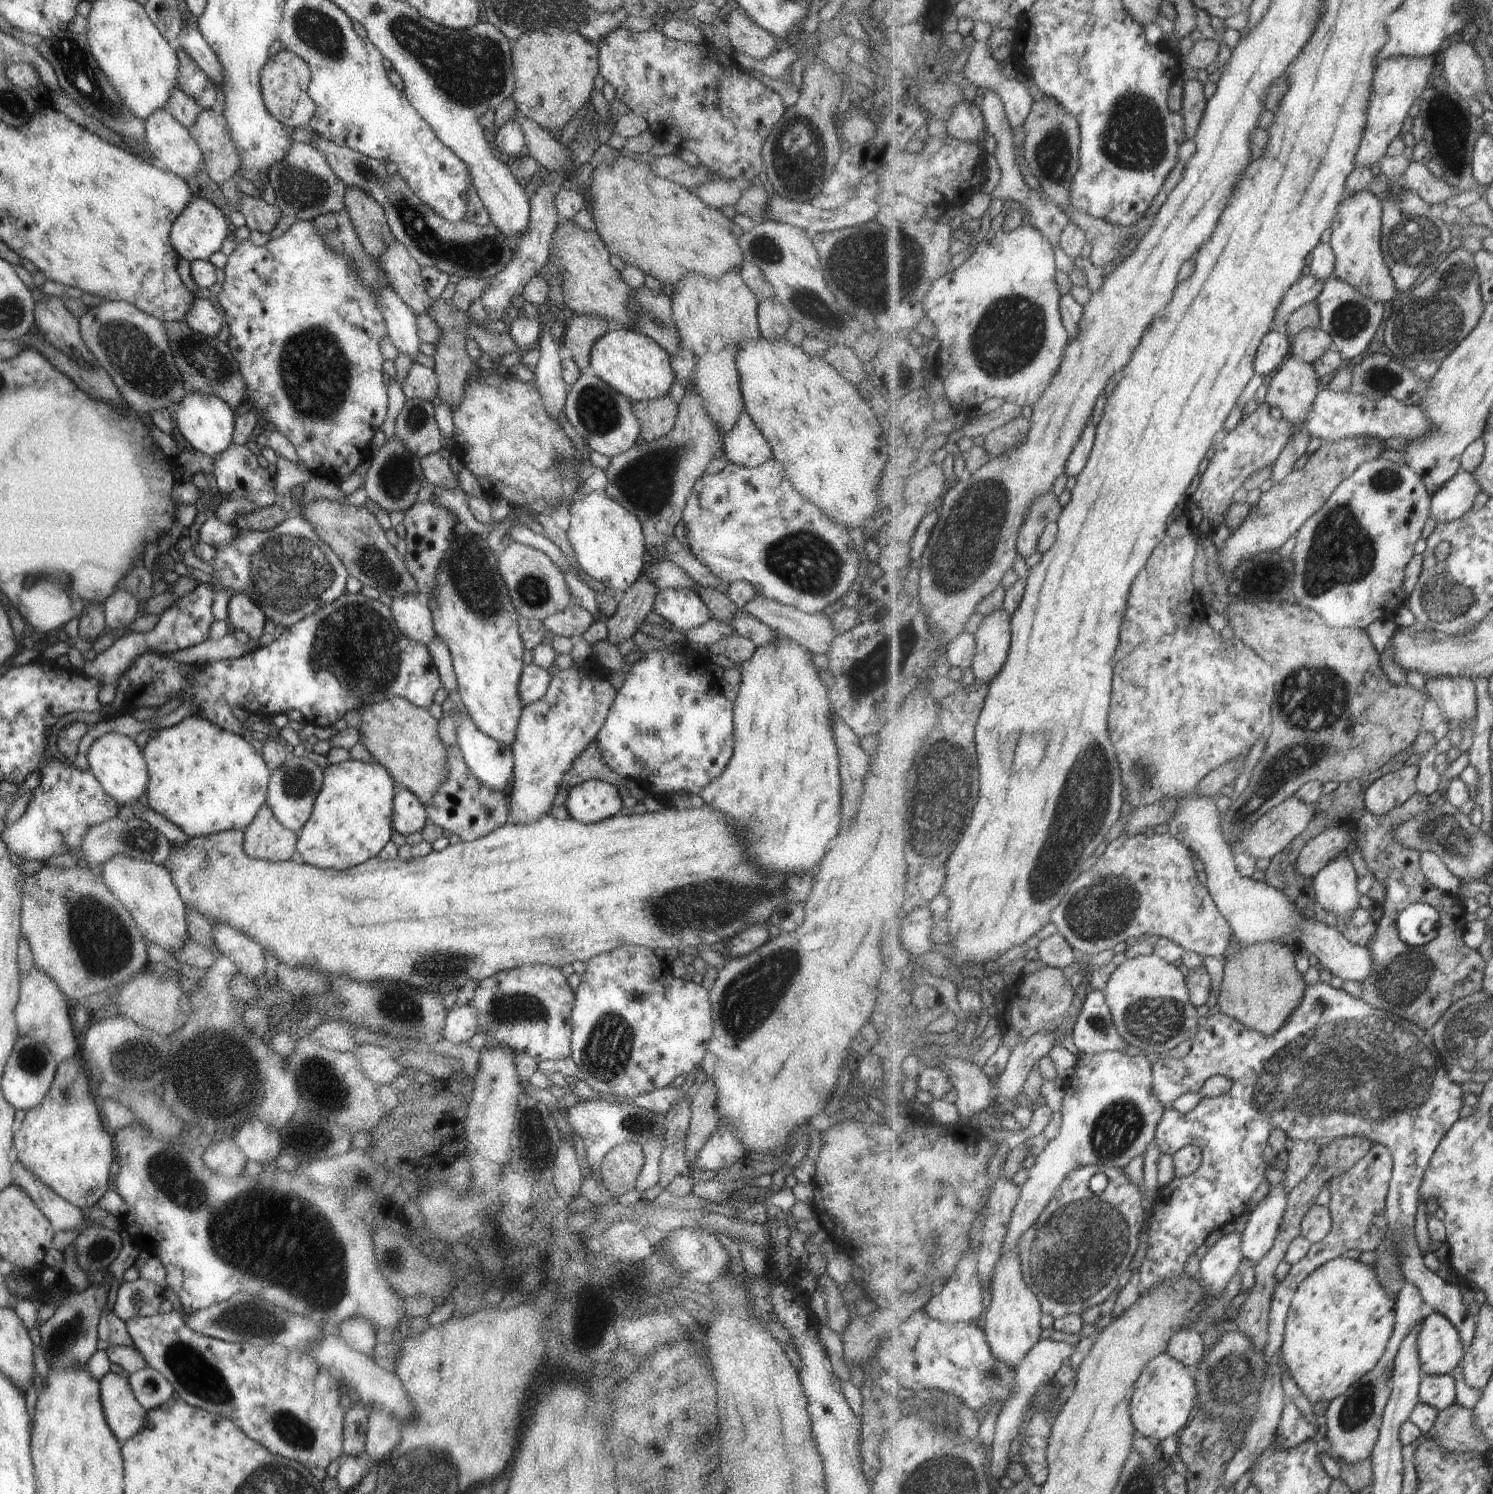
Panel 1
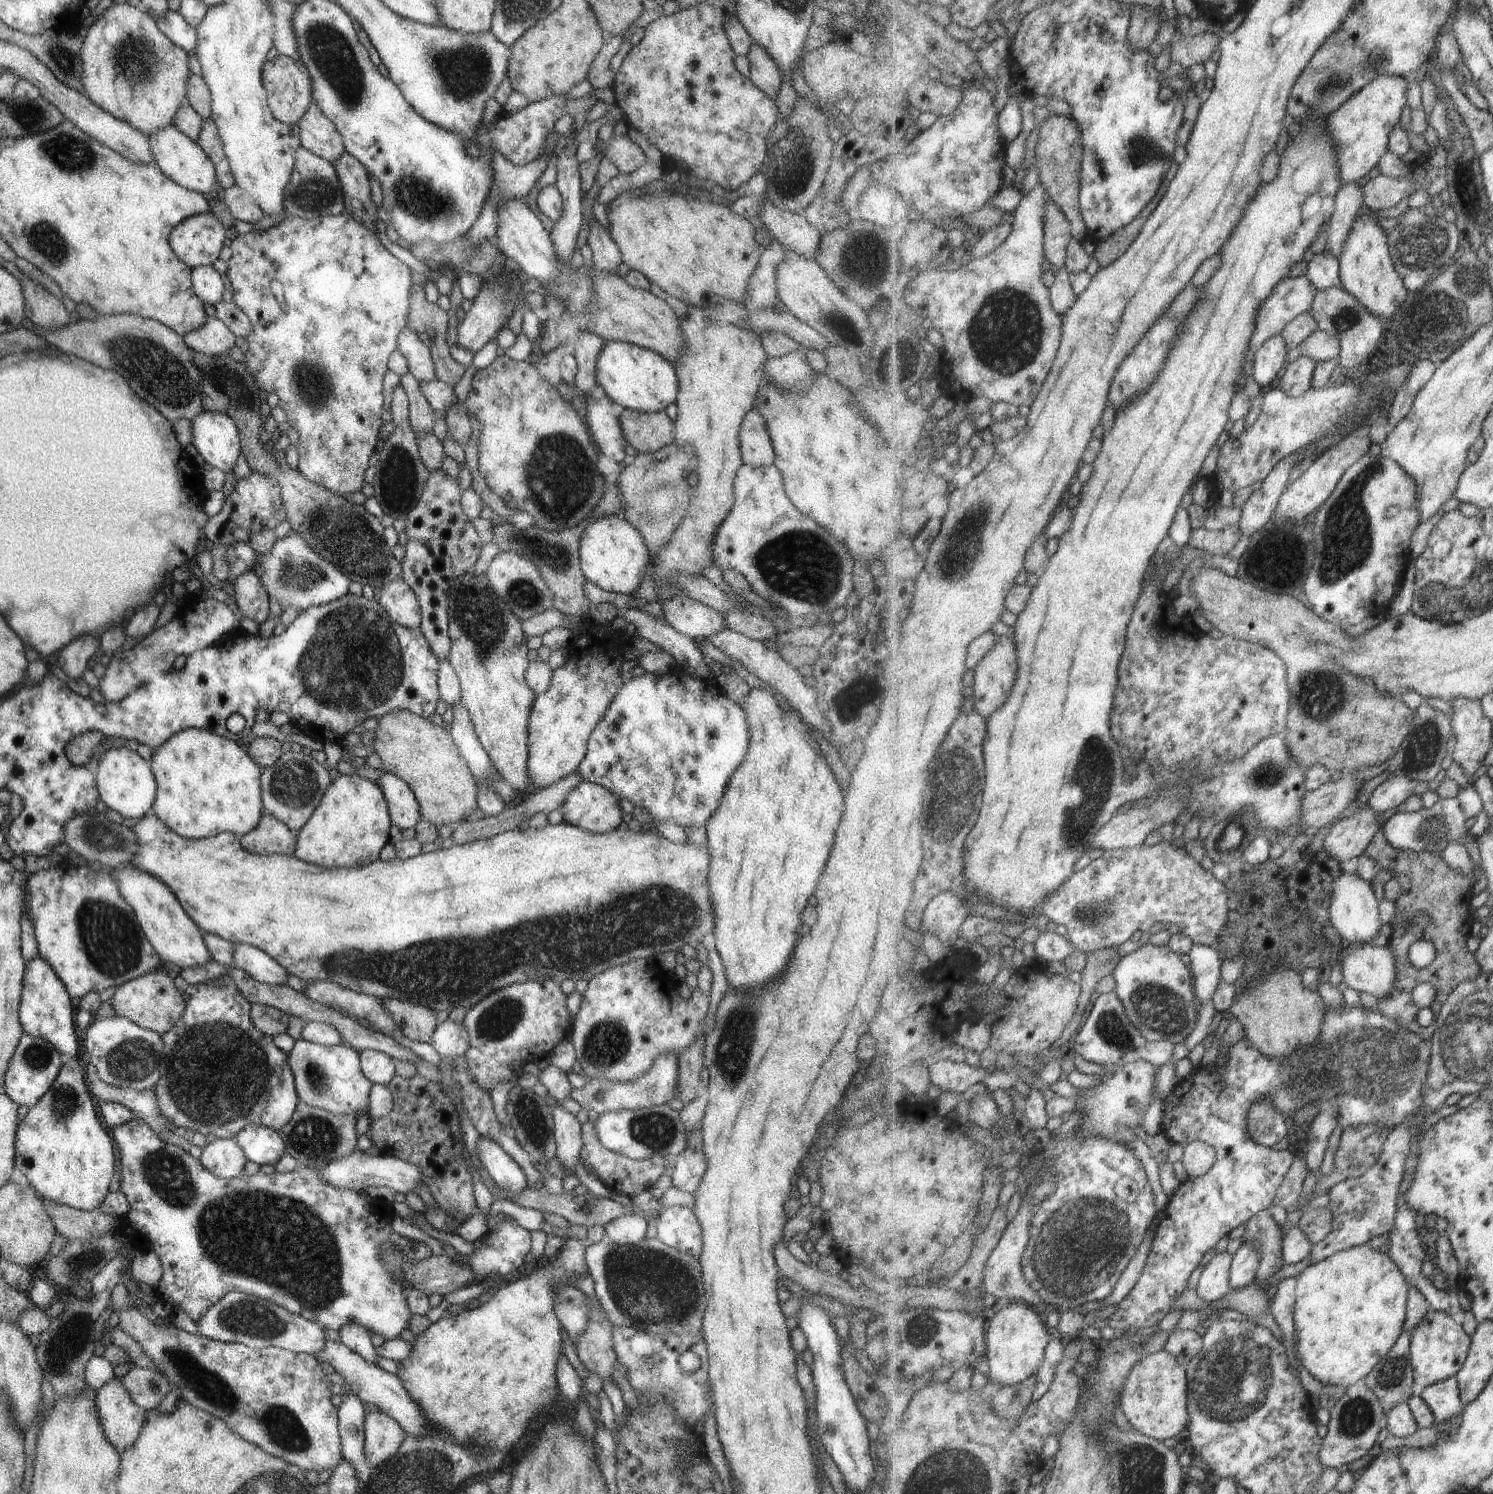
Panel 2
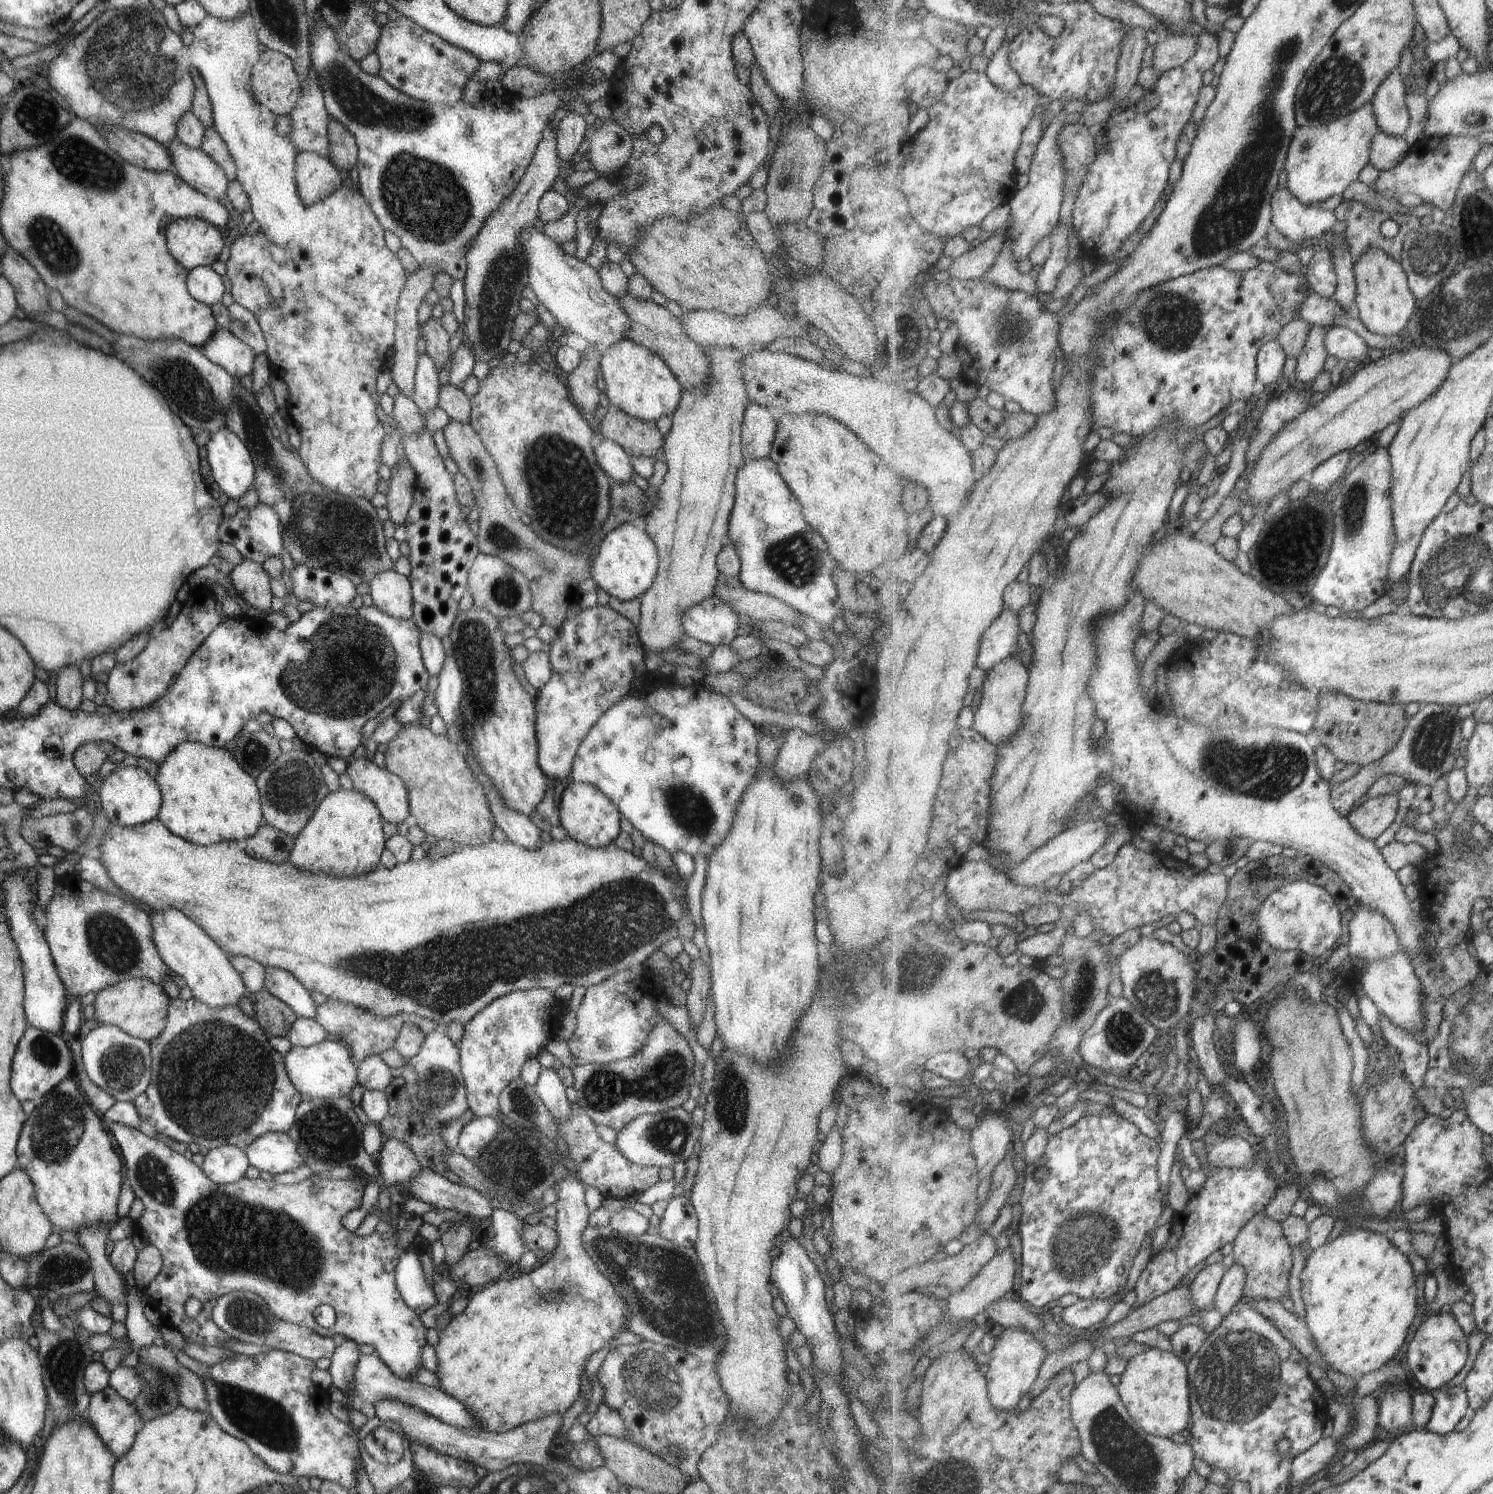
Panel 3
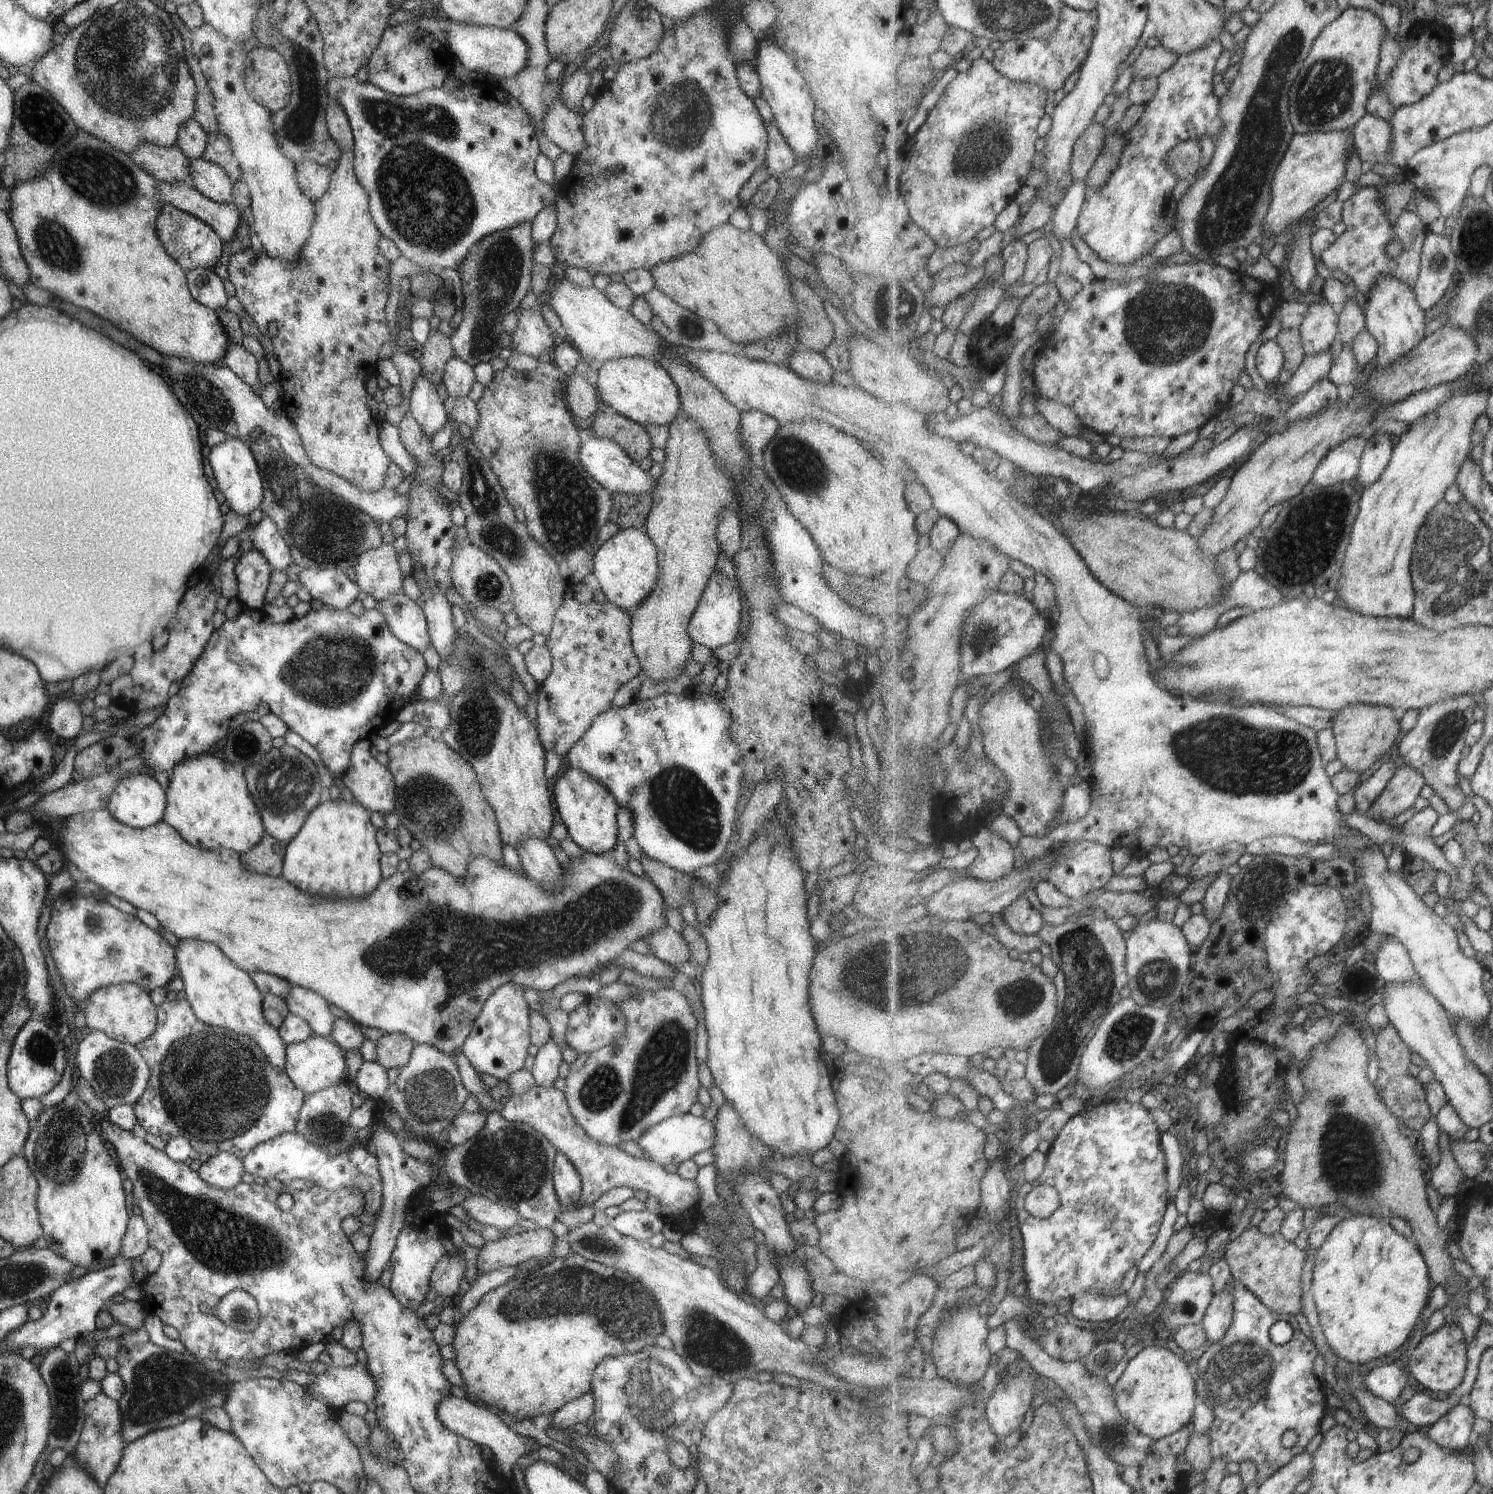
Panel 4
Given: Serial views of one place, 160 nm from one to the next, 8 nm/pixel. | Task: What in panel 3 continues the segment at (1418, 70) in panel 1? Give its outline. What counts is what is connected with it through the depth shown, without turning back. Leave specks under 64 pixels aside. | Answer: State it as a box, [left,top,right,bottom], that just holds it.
[1285,103,1379,205]

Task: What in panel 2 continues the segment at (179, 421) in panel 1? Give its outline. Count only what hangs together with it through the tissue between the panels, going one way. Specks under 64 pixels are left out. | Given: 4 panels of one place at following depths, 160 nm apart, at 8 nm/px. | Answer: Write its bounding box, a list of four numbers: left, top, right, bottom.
[191,409,240,472]

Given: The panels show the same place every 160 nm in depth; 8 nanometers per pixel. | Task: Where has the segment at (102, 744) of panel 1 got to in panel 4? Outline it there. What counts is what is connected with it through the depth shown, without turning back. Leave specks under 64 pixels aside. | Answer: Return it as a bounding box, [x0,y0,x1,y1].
[104,774,166,829]

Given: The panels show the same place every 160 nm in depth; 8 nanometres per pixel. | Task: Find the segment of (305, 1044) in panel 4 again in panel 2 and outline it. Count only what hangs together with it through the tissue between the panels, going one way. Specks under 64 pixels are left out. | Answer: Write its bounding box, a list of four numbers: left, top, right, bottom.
[287,1038,372,1120]

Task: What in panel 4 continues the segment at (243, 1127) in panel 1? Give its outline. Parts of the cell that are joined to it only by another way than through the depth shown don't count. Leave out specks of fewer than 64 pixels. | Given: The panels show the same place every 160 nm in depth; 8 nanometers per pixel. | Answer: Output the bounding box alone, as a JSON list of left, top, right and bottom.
[241,1131,382,1222]

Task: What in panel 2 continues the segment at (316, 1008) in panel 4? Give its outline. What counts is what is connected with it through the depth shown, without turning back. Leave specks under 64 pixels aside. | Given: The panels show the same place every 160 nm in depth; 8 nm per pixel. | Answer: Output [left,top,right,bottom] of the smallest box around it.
[231,943,287,990]

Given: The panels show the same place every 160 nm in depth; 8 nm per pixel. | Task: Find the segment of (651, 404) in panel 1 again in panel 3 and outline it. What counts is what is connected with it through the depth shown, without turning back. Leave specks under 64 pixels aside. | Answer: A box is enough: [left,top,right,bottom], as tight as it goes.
[600,407,664,457]

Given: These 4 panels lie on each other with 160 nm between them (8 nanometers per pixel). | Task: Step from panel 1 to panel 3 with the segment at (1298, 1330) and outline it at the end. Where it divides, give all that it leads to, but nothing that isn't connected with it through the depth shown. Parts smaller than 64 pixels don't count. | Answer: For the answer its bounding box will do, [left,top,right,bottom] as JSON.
[1299,1228,1417,1380]

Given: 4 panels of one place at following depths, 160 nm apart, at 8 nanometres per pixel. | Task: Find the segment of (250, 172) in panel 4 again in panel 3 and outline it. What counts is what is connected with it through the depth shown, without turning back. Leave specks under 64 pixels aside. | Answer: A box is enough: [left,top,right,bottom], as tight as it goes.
[184,11,303,244]

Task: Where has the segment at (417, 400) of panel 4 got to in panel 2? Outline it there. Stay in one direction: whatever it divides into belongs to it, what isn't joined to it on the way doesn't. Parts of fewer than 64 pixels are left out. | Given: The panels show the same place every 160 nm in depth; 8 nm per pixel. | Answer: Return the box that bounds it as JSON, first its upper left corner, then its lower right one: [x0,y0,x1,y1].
[396,324,435,382]

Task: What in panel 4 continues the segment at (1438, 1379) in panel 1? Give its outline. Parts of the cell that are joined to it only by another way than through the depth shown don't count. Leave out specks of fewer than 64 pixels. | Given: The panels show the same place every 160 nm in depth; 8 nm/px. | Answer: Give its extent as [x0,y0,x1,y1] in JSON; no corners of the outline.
[1427,1404,1476,1452]

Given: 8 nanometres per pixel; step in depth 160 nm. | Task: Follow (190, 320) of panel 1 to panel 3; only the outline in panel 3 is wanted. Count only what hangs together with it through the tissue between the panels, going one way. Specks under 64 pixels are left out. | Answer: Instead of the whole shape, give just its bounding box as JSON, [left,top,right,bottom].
[198,326,255,378]

